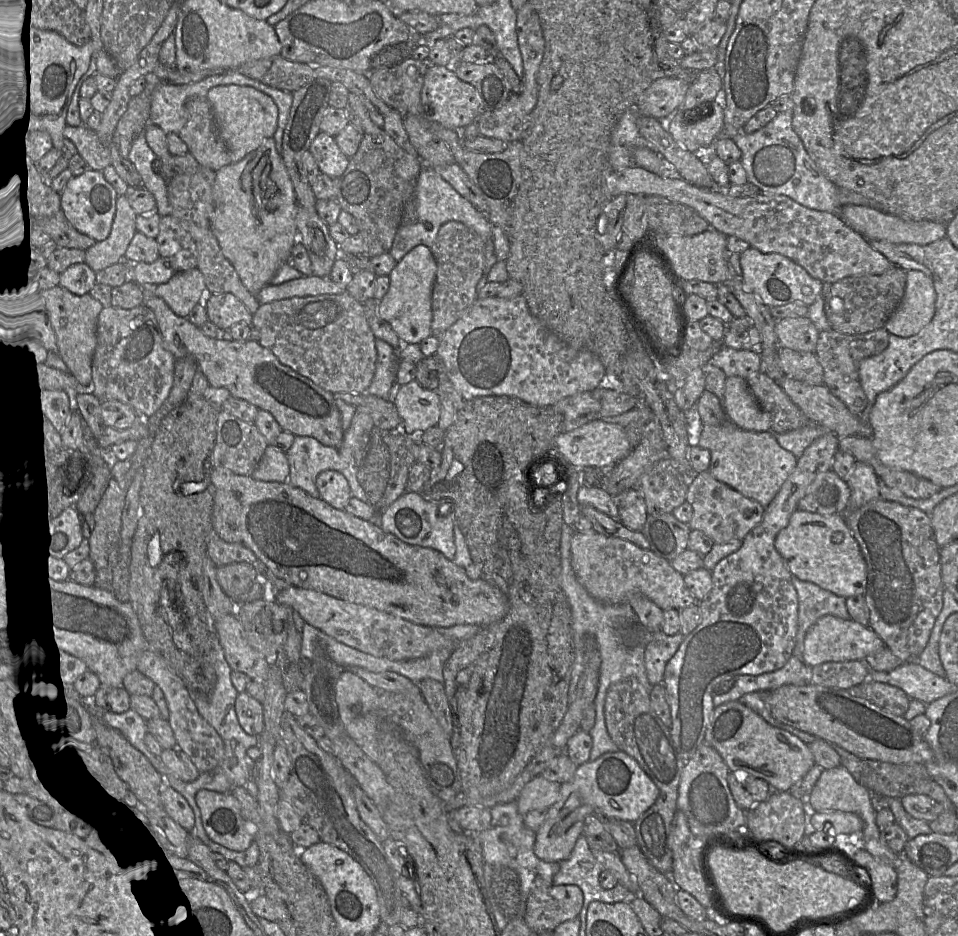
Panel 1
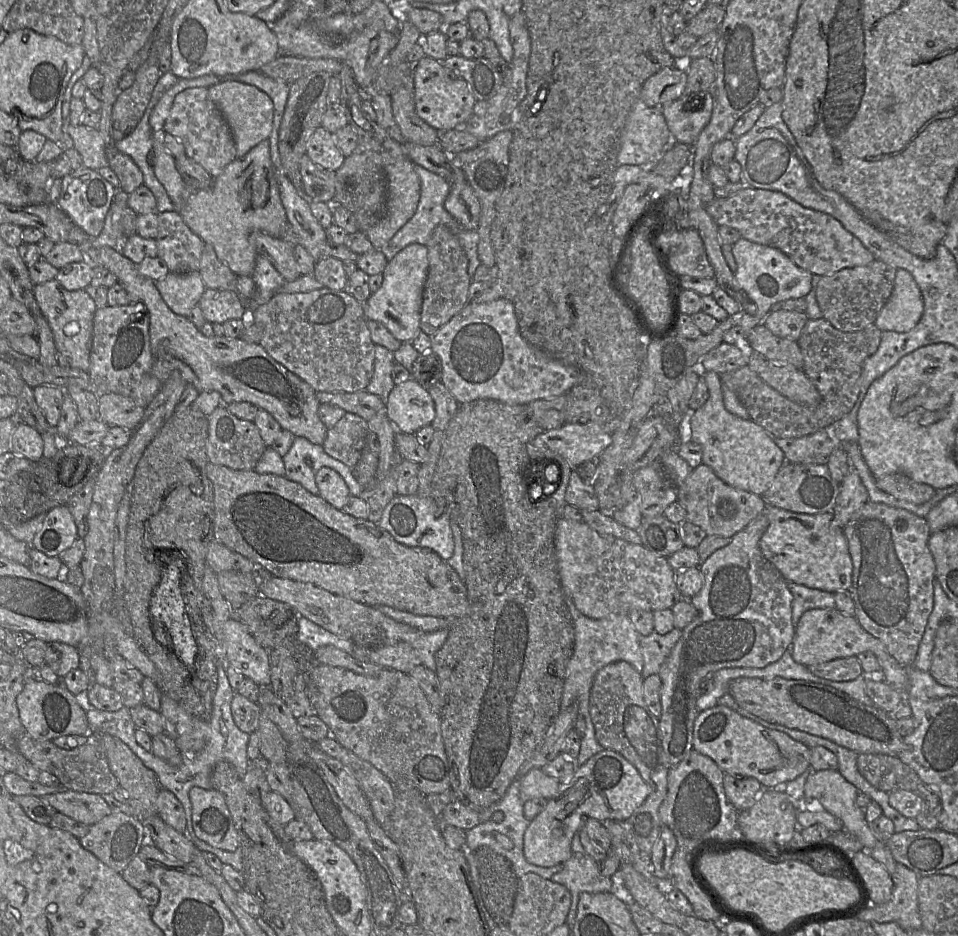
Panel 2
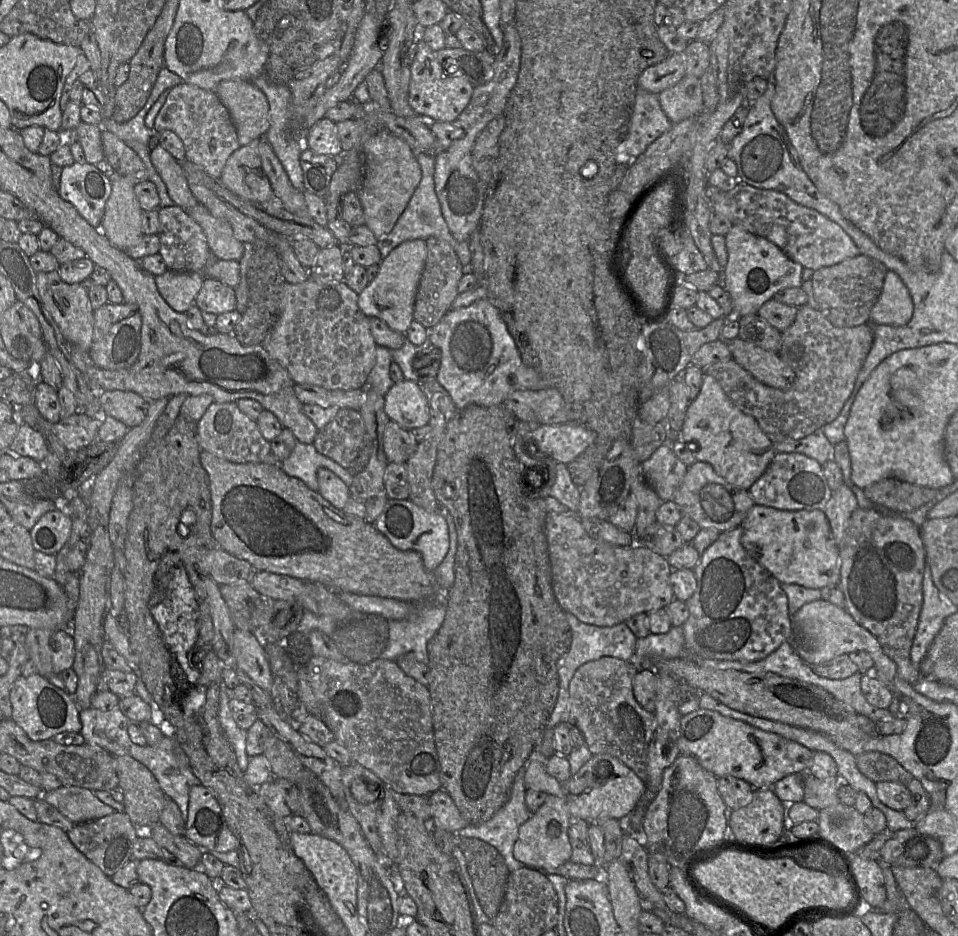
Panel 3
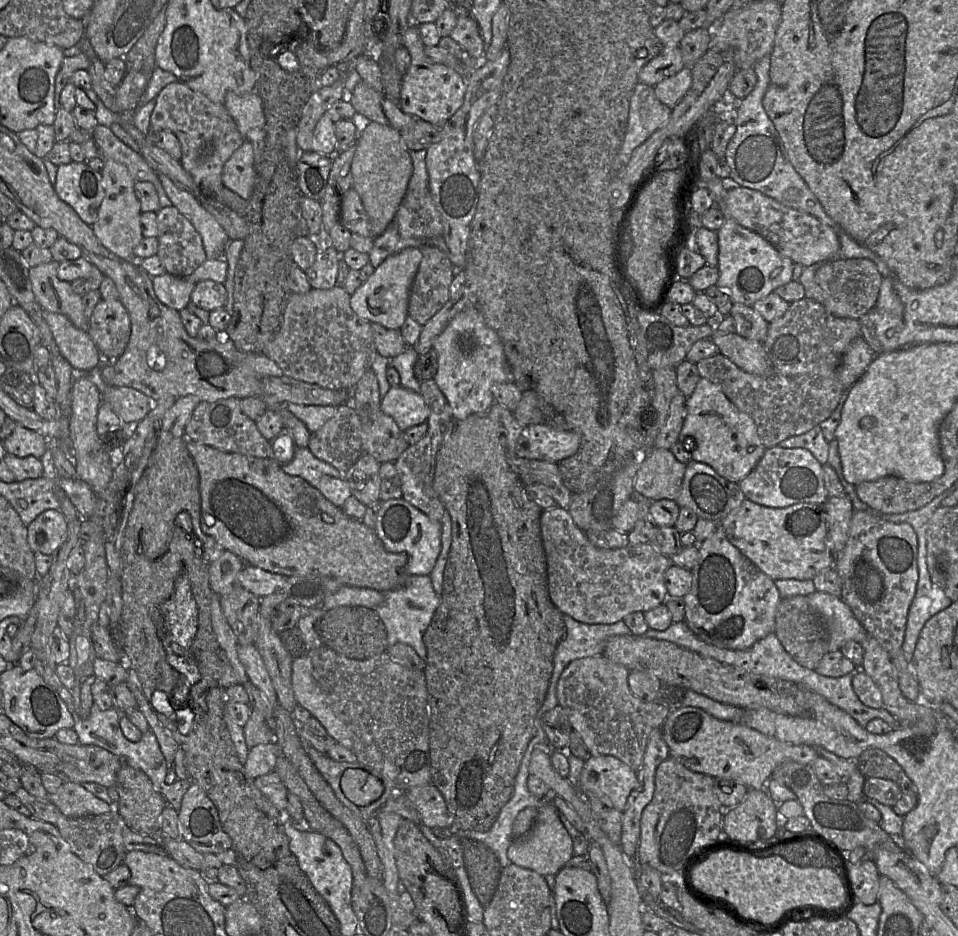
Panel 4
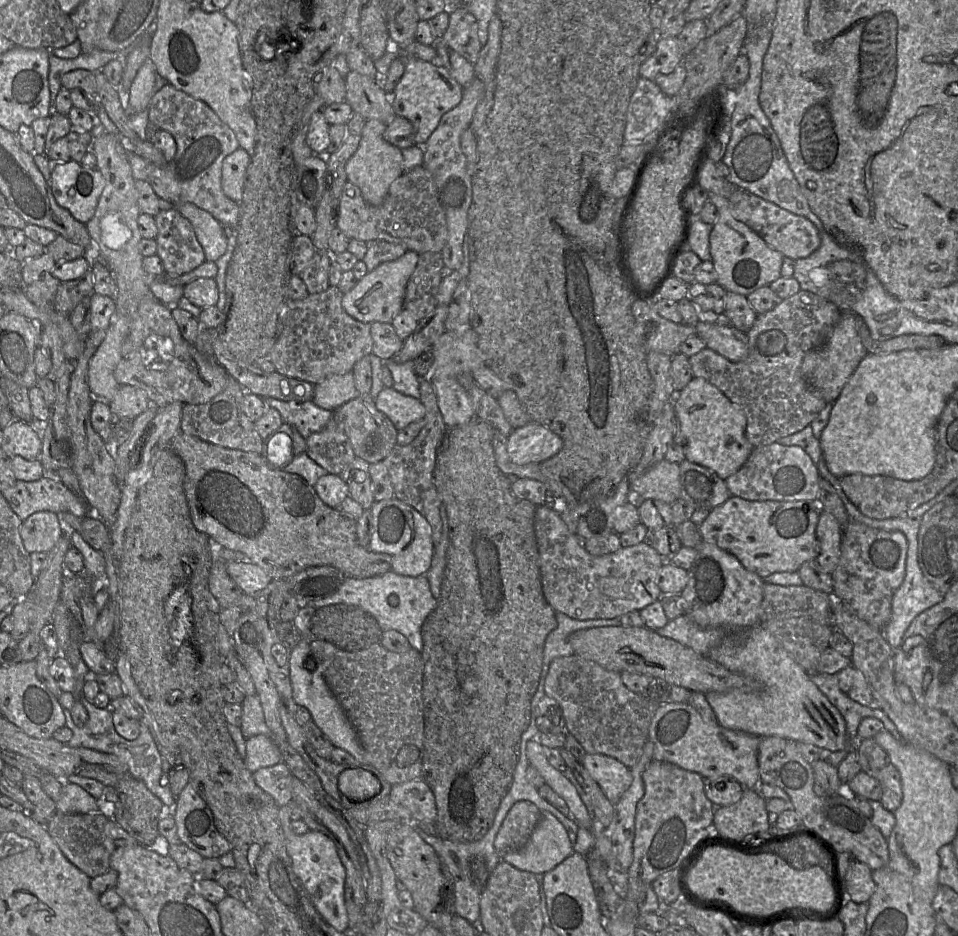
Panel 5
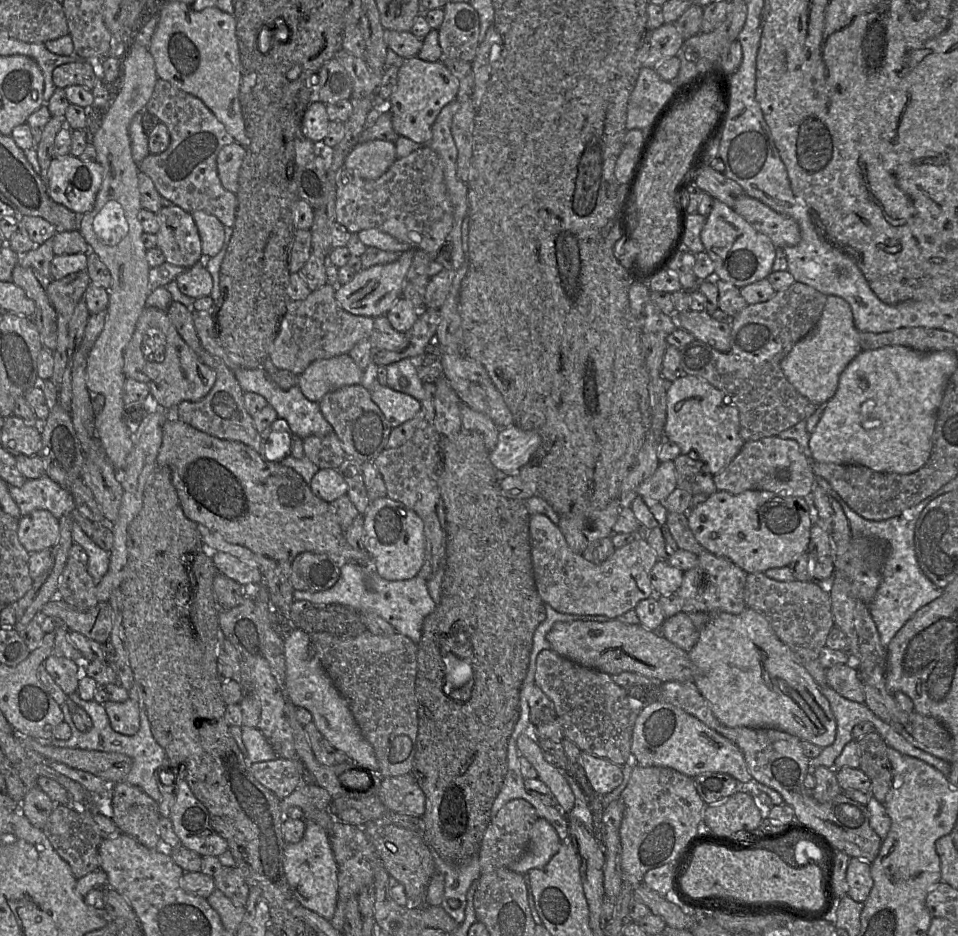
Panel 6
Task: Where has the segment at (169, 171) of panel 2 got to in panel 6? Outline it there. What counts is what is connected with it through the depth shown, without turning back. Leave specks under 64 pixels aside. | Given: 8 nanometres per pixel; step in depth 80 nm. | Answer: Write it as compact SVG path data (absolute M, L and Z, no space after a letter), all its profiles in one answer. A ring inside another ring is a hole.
M201 210L190 213L198 229L203 259L215 256L224 244L224 225L216 216L210 213Z

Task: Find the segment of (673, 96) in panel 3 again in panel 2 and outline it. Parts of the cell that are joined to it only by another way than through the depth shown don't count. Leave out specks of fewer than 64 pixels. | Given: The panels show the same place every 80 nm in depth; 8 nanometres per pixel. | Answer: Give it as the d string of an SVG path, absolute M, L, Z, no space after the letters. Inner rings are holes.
M703 93L701 96L692 94L691 102L698 98L701 102L699 109L686 109L687 94L679 99L662 106L662 113L671 132L673 141L693 146L702 130L711 119L714 98L711 93Z

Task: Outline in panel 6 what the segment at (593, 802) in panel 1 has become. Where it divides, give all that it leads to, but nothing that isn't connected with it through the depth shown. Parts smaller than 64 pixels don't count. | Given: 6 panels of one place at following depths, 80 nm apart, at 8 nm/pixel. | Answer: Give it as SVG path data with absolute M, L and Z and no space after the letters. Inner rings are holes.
M582 751L581 762L591 787L599 795L613 791L624 780L622 766L606 758ZM539 817L532 828L526 852L508 868L524 875L532 869L542 868L559 851L561 843L562 840L551 823Z

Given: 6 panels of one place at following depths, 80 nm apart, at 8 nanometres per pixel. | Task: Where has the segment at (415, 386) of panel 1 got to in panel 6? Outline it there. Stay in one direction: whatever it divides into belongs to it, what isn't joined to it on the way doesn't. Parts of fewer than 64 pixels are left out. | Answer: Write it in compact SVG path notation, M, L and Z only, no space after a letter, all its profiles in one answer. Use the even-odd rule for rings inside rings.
M379 386L370 393L392 428L414 418L422 409L421 401L388 386Z

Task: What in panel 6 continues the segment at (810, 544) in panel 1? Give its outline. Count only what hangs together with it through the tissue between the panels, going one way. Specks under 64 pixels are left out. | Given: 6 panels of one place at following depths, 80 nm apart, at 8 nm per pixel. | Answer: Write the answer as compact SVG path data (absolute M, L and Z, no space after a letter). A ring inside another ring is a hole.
M717 490L684 514L695 539L705 550L729 559L746 573L764 573L770 568L789 567L799 556L807 553L815 507L809 498L782 497L770 491L748 490L731 494Z

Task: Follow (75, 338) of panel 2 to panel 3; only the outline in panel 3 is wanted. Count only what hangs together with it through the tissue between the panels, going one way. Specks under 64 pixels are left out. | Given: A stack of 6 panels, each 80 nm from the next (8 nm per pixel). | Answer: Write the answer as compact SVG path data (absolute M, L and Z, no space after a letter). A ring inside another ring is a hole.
M57 270L36 273L35 283L43 305L57 324L64 339L81 351L89 352L93 338L94 309L88 297L88 289L78 283L65 283Z

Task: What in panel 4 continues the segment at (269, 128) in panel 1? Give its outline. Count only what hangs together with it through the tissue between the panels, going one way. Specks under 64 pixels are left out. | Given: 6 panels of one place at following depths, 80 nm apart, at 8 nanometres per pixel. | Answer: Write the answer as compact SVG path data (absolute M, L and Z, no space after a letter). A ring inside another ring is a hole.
M228 91L225 94L224 106L236 123L243 138L246 137L251 129L264 128L263 104L256 91L247 94Z

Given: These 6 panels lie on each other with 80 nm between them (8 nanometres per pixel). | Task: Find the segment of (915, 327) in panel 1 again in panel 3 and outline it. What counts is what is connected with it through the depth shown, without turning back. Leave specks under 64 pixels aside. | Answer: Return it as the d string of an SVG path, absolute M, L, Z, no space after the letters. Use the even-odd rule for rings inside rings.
M894 272L885 275L882 293L870 313L873 325L904 326L912 318L913 301L909 290Z

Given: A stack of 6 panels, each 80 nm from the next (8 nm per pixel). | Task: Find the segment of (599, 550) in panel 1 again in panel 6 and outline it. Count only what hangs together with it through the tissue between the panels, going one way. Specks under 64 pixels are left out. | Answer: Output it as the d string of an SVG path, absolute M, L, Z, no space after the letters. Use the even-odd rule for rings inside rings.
M544 514L530 516L529 533L537 591L543 602L558 612L616 619L655 594L651 570L660 559L645 539L637 539L618 548L607 560L594 564L573 552L559 526Z

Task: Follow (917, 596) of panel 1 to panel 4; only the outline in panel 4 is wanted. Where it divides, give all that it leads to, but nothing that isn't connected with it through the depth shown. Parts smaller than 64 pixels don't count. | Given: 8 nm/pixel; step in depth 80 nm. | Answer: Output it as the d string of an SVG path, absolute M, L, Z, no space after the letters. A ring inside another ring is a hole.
M855 511L845 547L835 562L842 583L840 598L869 635L877 639L897 669L901 692L909 701L920 699L913 664L902 649L909 608L919 578L918 540L908 523L891 523L864 511Z

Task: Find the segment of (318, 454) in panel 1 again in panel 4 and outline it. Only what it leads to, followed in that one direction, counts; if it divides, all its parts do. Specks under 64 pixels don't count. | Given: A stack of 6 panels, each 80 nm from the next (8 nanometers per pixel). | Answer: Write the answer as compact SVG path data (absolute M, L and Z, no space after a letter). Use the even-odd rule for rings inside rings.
M307 447L296 448L293 459L282 465L281 468L291 476L303 478L315 488L318 487L319 481L324 475L346 480L345 473L341 473L332 465L316 458Z

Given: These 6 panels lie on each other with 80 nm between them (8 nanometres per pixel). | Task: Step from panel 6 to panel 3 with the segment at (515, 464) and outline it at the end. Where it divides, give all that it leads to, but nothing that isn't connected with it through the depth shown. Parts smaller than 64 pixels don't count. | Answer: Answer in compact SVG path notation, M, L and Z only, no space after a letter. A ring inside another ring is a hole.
M581 423L534 425L525 435L525 450L534 455L536 451L563 464L579 456L596 439L596 433Z

